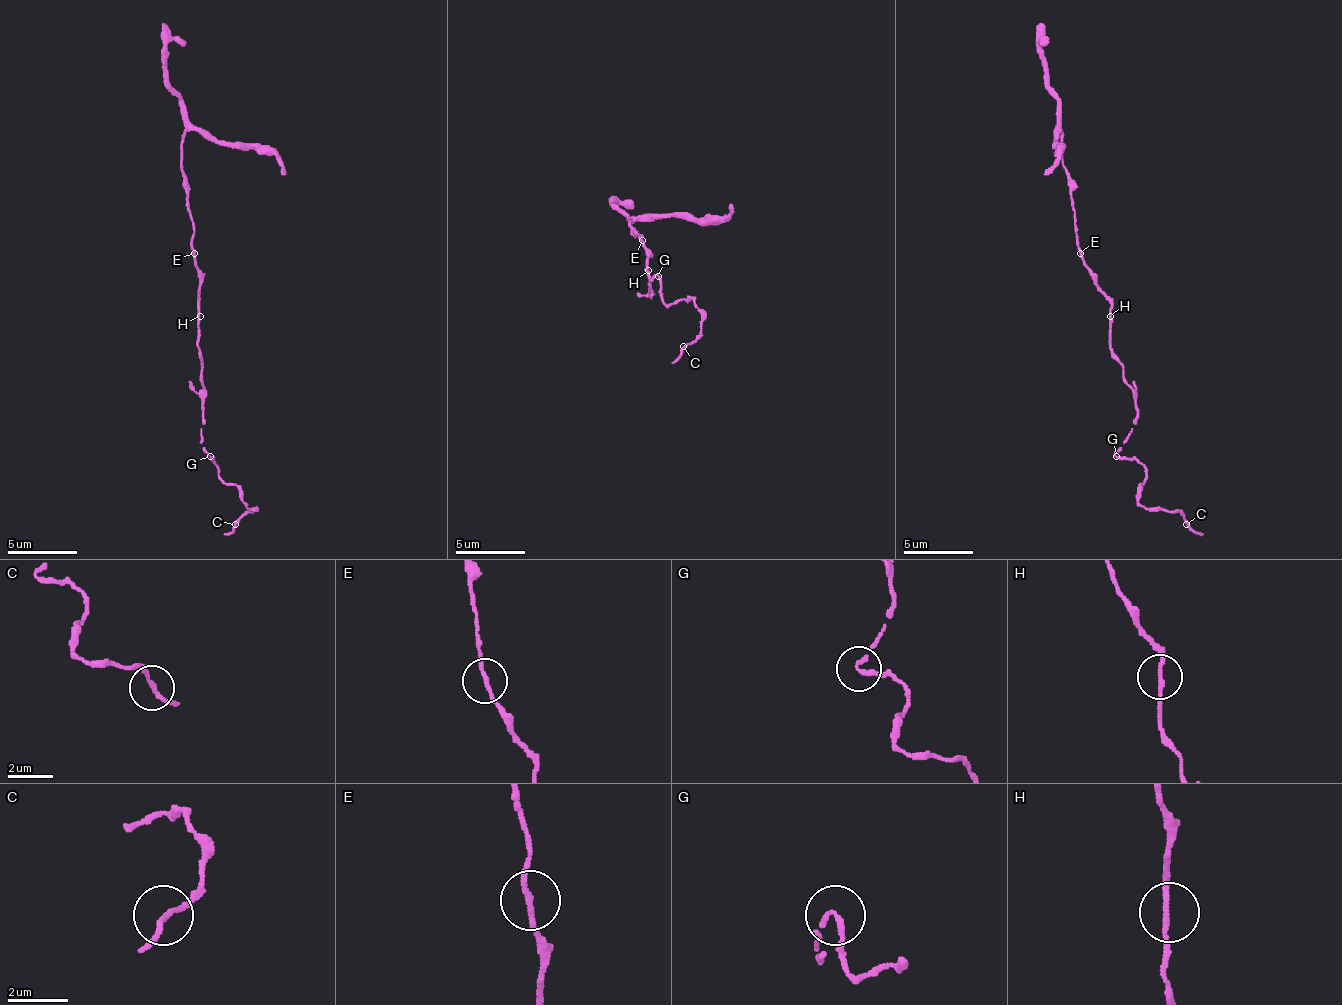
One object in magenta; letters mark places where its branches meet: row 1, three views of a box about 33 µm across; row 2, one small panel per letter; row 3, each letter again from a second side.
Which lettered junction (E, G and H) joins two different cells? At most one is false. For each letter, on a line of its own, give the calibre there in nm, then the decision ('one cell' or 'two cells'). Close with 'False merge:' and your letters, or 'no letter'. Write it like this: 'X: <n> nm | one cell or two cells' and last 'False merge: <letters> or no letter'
E: 170 nm | one cell
G: 170 nm | one cell
H: 170 nm | one cell
False merge: no letter

